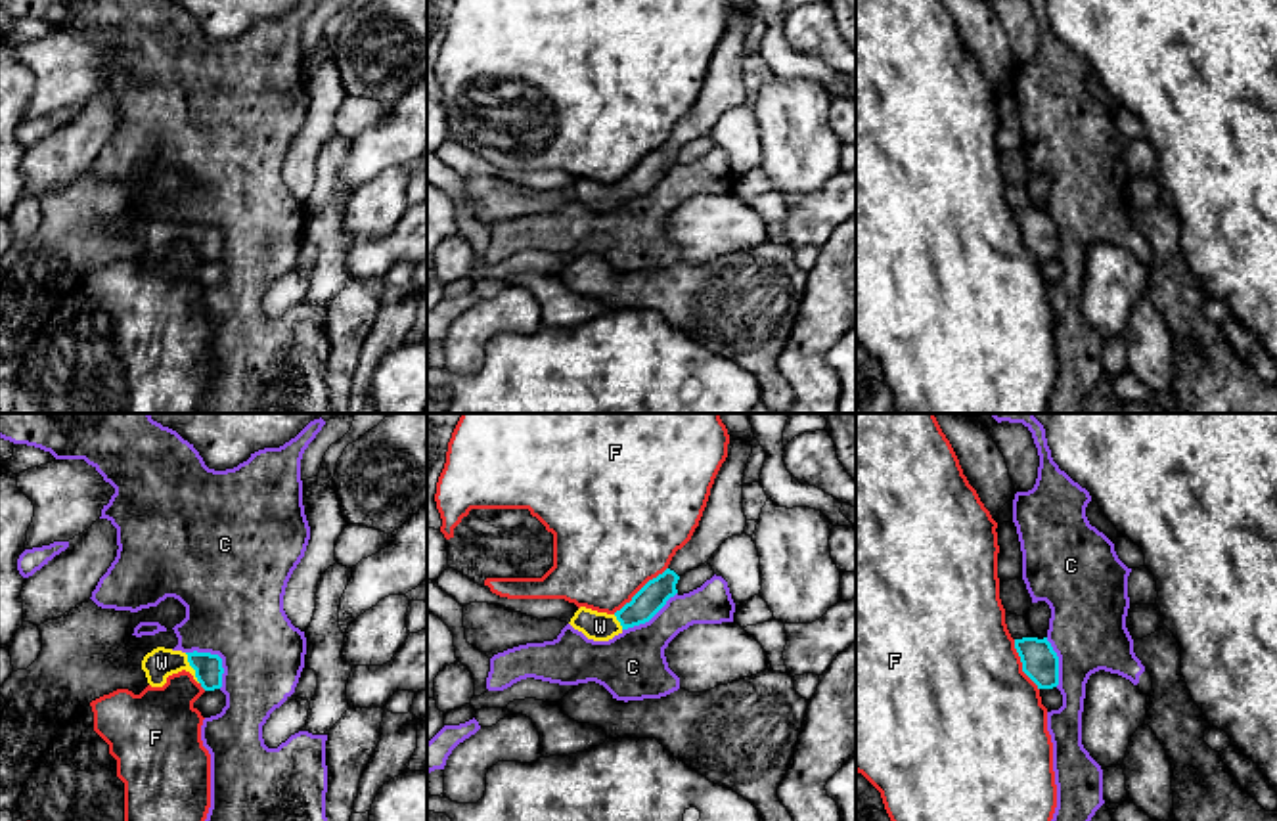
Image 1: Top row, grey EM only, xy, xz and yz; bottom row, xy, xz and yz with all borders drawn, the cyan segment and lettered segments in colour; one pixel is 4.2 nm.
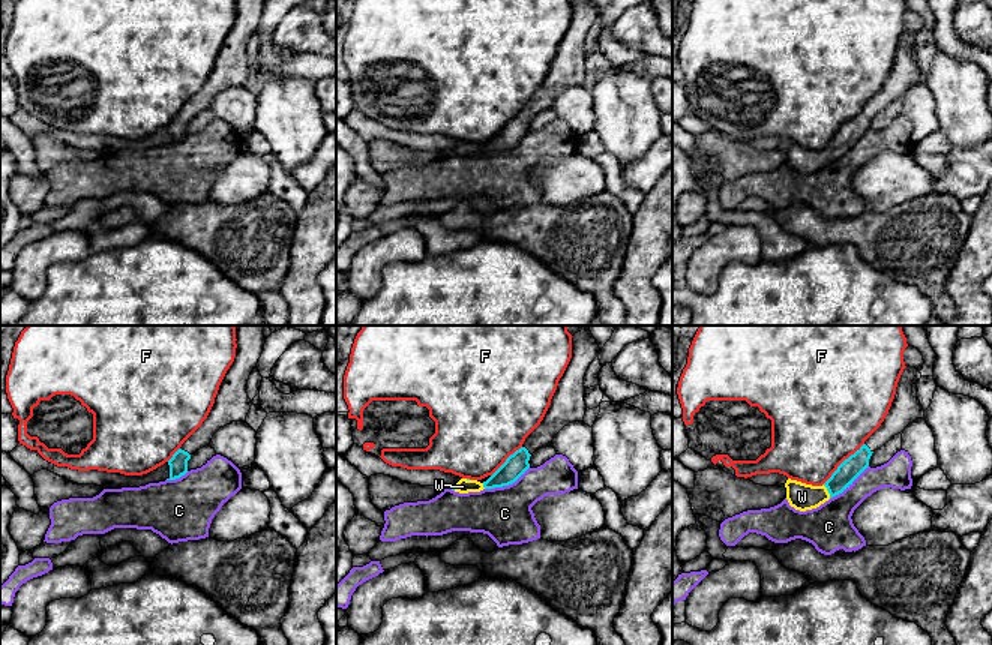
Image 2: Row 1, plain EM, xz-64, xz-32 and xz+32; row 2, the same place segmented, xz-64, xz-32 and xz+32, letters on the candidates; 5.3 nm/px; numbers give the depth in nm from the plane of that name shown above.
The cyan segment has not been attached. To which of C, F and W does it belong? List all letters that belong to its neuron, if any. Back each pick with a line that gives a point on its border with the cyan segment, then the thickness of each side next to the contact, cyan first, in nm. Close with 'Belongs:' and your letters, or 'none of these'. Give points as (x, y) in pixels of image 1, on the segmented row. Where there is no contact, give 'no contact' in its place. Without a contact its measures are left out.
W: xy (192, 666) | 120/130 nm
Belongs: W

